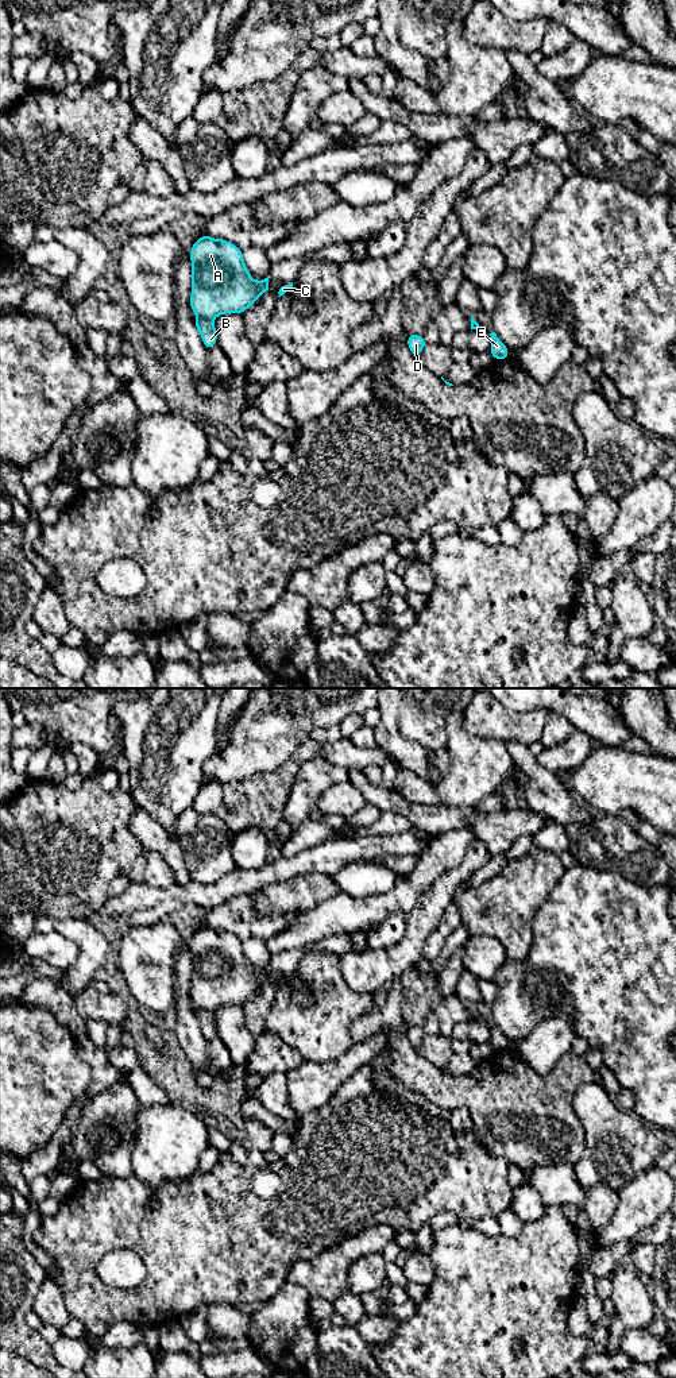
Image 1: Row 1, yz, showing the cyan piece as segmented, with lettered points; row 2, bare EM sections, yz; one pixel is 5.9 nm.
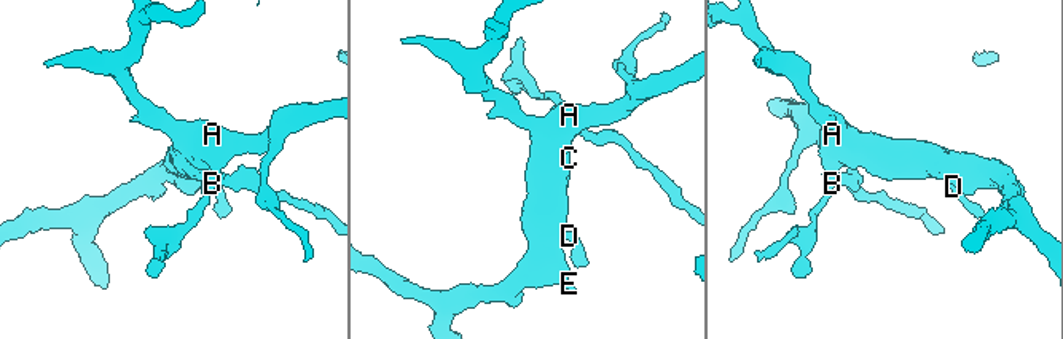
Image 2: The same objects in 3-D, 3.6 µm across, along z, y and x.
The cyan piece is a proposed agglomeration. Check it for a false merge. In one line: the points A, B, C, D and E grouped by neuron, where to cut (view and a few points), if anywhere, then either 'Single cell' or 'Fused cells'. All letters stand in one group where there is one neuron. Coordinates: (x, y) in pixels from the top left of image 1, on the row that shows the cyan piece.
Groups: A C D E / B. Split along yz (199, 317), (211, 319). Fused cells

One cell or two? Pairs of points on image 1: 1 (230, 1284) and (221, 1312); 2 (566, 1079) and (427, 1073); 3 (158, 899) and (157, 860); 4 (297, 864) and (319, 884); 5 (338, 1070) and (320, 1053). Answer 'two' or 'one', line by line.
1: two
2: one
3: two
4: two
5: two

